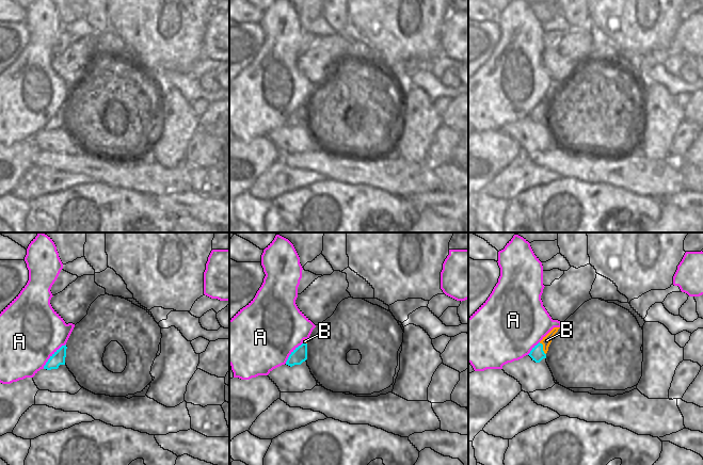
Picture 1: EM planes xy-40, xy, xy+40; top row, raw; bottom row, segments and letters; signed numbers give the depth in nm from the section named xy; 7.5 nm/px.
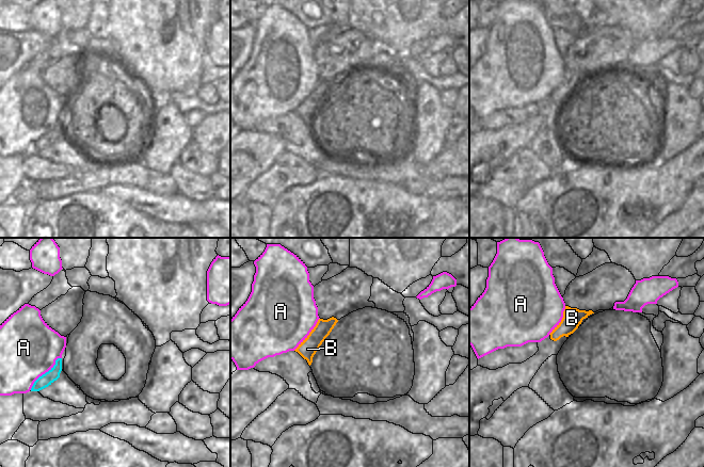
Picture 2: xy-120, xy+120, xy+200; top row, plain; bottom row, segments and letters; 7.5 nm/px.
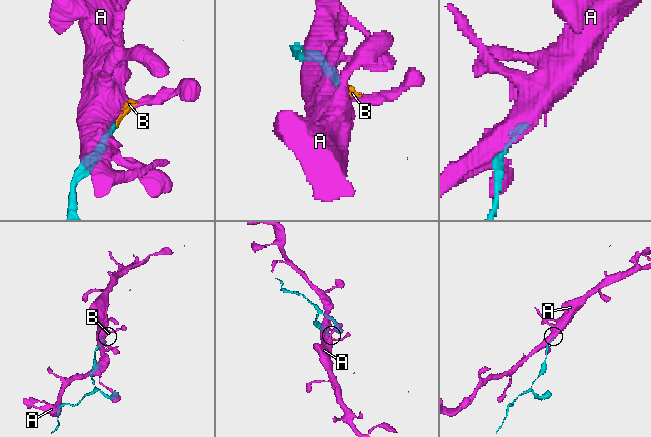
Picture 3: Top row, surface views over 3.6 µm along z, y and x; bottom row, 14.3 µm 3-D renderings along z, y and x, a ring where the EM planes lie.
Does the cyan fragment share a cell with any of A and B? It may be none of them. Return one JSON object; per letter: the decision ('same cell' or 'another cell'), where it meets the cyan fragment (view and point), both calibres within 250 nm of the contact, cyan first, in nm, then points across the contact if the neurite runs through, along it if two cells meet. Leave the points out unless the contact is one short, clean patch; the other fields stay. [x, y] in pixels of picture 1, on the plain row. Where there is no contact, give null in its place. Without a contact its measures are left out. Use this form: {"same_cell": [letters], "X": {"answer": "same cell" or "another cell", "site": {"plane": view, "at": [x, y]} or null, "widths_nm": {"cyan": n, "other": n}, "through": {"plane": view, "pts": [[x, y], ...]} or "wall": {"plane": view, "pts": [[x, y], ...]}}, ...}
{"same_cell": ["B"], "A": {"answer": "another cell", "site": {"plane": "xy-40", "at": [52, 116]}, "widths_nm": {"cyan": 100, "other": 460}}, "B": {"answer": "same cell", "site": {"plane": "xy+40", "at": [542, 109]}, "widths_nm": {"cyan": 100, "other": 70}, "through": {"plane": "xy+40", "pts": [[537, 114], [542, 109], [546, 101]]}}}

